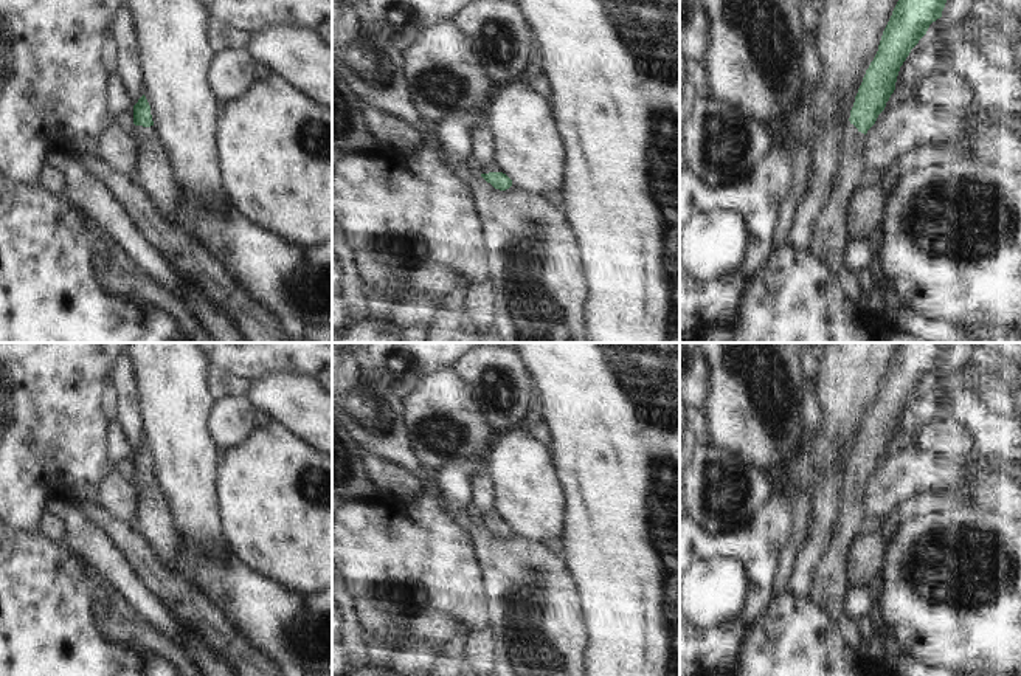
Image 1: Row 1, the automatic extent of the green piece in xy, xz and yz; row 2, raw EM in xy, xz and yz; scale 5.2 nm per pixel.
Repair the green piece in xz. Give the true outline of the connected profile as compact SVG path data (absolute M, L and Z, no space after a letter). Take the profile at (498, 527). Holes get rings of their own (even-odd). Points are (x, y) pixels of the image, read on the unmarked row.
M493 509L479 513L481 524L495 536L506 538L512 533L512 527L503 521Z

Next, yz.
M900 343L883 378L878 398L858 436L843 487L836 527L815 567L808 595L835 625L839 625L846 616L846 598L850 589L849 557L857 538L870 526L864 512L864 482L894 440L900 414L929 372L942 364L950 344Z

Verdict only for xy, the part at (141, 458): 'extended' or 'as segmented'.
extended

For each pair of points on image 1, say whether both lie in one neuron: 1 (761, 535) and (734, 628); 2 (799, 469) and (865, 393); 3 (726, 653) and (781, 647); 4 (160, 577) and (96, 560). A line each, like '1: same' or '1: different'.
1: same
2: same
3: different
4: different

